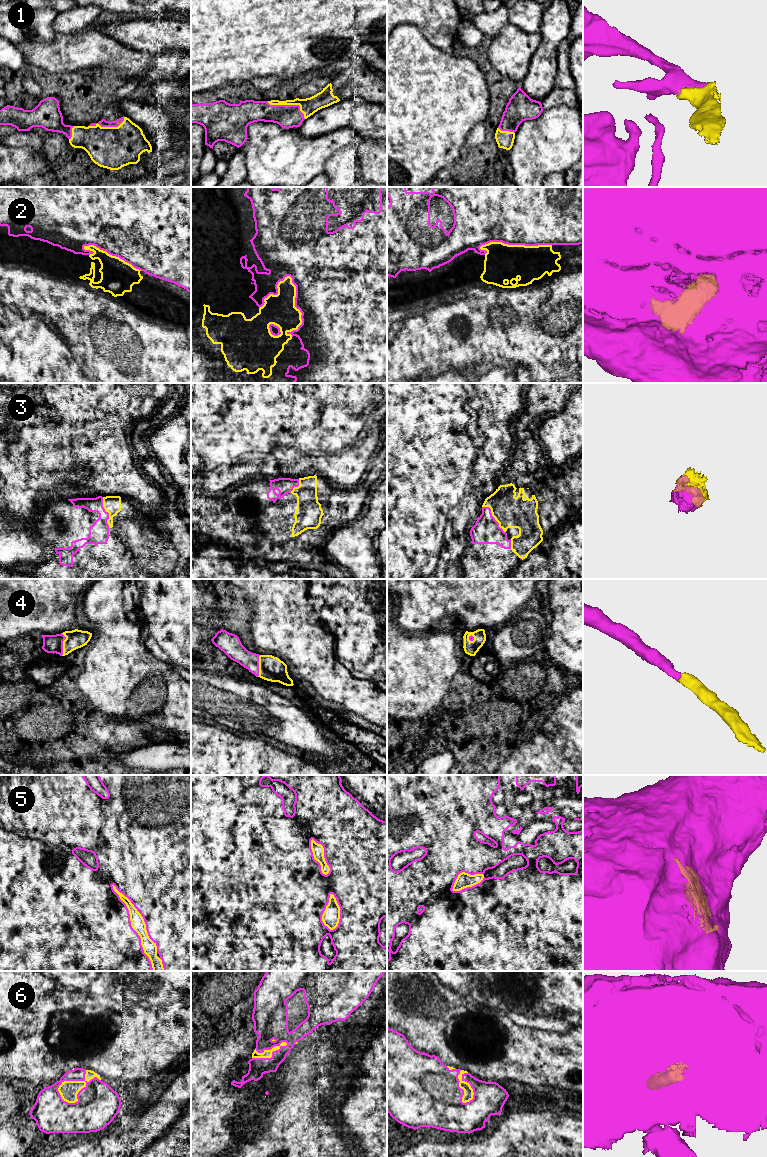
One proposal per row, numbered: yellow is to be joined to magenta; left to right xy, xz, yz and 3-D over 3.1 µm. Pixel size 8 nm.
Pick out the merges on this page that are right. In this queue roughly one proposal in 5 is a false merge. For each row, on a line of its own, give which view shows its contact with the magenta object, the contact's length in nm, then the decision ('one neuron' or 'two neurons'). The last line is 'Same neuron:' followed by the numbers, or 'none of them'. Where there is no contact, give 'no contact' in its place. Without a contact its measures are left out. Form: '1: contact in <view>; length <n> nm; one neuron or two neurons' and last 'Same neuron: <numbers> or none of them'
1: contact in xz; length 340 nm; one neuron
2: contact in xz; length 500 nm; two neurons
3: contact in yz; length 280 nm; one neuron
4: contact in xy; length 180 nm; one neuron
5: contact in xy; length 750 nm; one neuron
6: contact in xy; length 360 nm; one neuron
Same neuron: 1, 3, 4, 5, 6

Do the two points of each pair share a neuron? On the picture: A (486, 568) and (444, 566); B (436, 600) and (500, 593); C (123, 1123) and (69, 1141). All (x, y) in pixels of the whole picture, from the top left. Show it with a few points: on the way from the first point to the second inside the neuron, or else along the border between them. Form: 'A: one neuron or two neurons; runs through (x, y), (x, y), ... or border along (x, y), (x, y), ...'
A: two neurons; border along (467, 544), (460, 561), (460, 568)
B: one neuron; runs through (452, 593), (484, 593)
C: one neuron; runs through (110, 1133), (102, 1141), (82, 1141)

